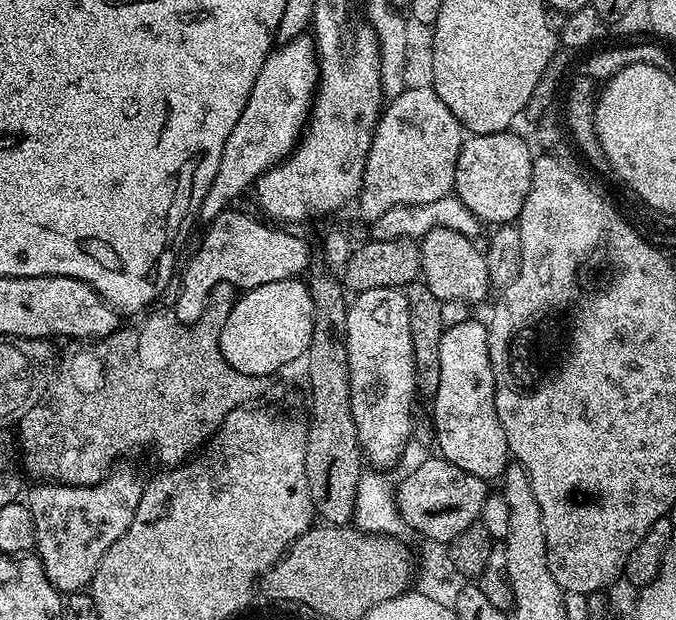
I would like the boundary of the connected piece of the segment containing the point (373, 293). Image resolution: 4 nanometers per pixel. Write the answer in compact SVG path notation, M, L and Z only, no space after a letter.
M375 288L359 293L348 305L346 318L346 354L350 382L350 410L360 451L372 463L388 470L399 458L412 436L412 399L417 399L416 359L410 338L410 310L405 293L398 288Z

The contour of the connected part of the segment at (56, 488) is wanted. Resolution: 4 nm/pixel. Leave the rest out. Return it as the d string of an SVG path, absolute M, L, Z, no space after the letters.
M118 468L109 471L99 484L88 486L40 482L26 497L36 527L35 555L40 557L46 578L50 578L62 594L87 589L106 550L110 550L110 546L130 530L130 522L134 522L145 481L128 468Z

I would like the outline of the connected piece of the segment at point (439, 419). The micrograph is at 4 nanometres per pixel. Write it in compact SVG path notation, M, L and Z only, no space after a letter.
M470 318L444 329L438 390L431 404L439 455L458 466L458 470L483 480L492 482L495 476L503 477L510 453L496 413L496 379L490 362L487 323L479 324L476 318Z

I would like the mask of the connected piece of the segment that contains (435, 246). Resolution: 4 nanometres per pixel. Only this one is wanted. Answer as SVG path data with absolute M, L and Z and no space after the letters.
M435 228L421 236L420 276L431 293L445 302L459 302L475 306L490 293L488 270L484 252L476 249L477 241L470 236L458 234L458 230Z

